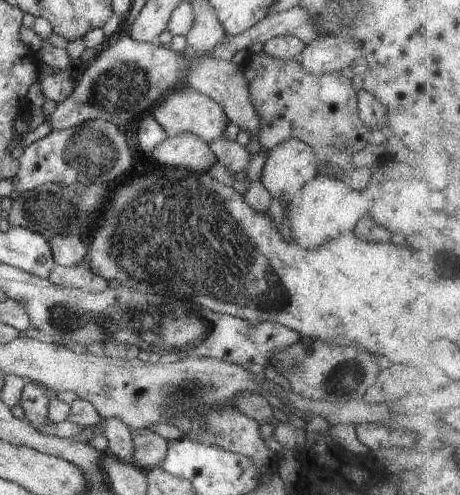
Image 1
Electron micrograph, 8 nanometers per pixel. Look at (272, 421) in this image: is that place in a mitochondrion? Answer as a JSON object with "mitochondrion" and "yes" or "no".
{"mitochondrion":"no"}

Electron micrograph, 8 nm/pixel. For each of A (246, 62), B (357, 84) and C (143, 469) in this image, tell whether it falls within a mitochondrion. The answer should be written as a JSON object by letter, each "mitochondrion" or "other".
{"A":"other","B":"other","C":"other"}

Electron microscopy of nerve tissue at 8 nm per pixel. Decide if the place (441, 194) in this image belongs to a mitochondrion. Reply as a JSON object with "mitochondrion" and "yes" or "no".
{"mitochondrion":"no"}

